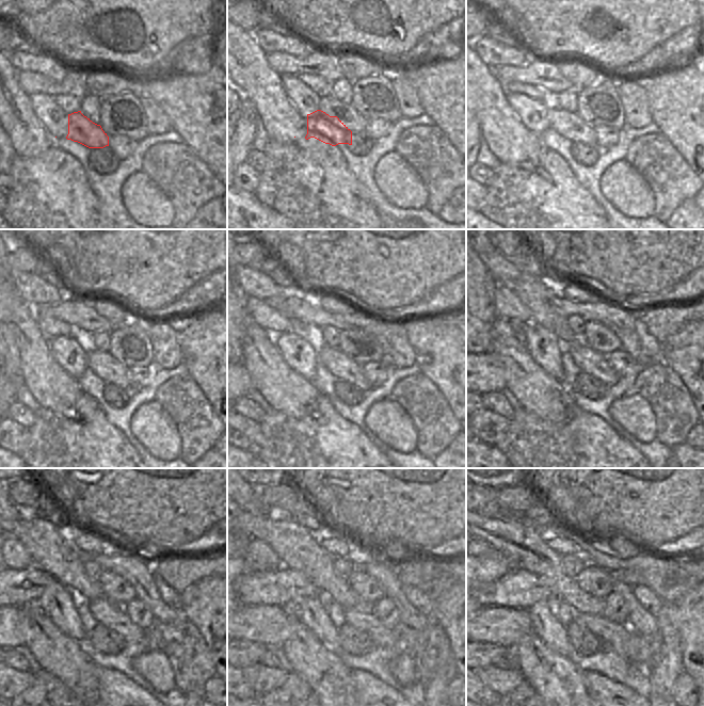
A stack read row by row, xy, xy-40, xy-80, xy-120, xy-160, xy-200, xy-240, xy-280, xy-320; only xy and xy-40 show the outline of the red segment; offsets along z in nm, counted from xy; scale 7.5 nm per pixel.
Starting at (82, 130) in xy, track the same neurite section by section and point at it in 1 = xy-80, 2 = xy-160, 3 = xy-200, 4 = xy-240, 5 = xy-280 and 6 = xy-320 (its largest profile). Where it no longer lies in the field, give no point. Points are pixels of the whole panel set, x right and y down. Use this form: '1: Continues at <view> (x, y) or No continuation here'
1: Continues at xy-80 (569, 125)
2: Continues at xy-160 (346, 369)
3: Continues at xy-200 (586, 363)
4: Continues at xy-240 (105, 611)
5: Continues at xy-280 (381, 635)
6: Continues at xy-320 (621, 639).

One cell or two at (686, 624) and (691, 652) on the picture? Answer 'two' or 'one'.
one

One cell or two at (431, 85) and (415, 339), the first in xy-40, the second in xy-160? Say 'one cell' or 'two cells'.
two cells

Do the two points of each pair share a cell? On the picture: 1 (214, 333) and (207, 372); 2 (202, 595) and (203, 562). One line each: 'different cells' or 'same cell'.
1: same cell
2: different cells

